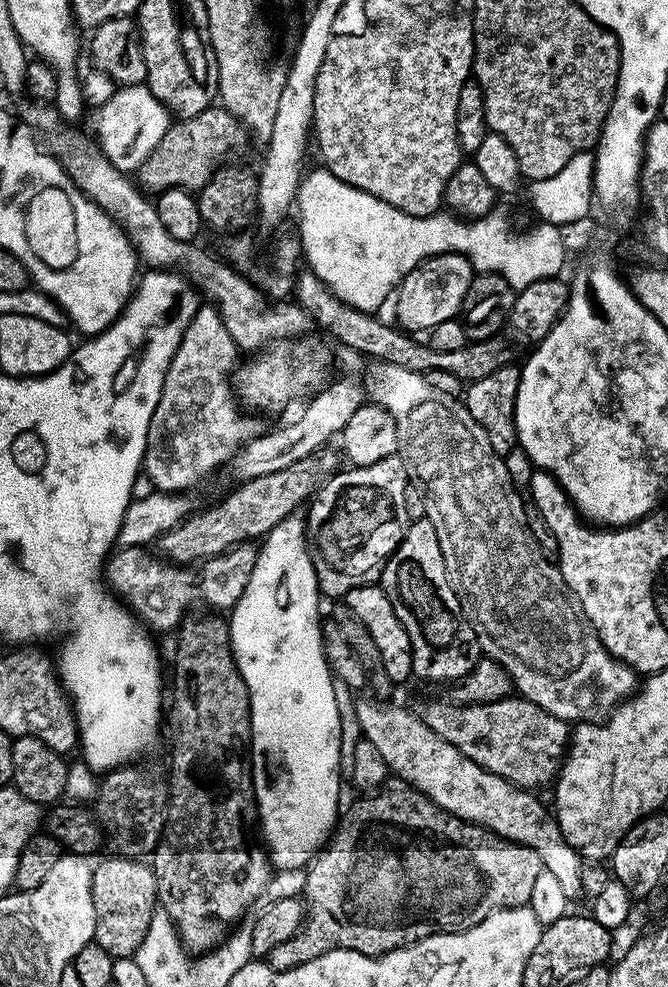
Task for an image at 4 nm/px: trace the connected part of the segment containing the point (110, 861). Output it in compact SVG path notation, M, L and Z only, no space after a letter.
M108 854L105 860L95 861L90 894L94 902L95 944L102 946L102 950L106 950L106 954L110 954L113 958L135 957L136 951L146 936L147 928L151 924L152 913L158 908L156 879L151 867L140 858Z

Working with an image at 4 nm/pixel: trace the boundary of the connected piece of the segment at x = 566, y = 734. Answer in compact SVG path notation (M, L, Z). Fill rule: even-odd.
M523 698L489 704L454 704L444 700L432 700L418 708L420 720L438 738L450 742L463 756L518 788L540 790L536 788L555 781L570 744L570 728L565 721Z

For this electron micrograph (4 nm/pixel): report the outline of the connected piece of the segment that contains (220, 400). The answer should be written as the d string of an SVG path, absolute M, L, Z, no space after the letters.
M202 306L194 314L182 342L166 370L162 394L154 414L150 418L146 450L144 451L143 471L152 482L153 489L166 493L187 493L187 488L200 484L215 468L231 461L241 447L254 436L252 424L240 413L237 393L234 391L234 373L238 368L238 349L230 330L220 317L220 311L214 306Z

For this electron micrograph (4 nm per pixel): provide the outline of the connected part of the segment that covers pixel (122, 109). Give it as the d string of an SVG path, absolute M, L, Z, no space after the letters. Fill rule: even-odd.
M135 84L129 88L117 87L116 93L110 98L110 102L102 105L95 113L95 116L95 141L98 143L99 148L104 151L104 157L119 172L125 174L135 173L142 166L142 162L146 162L146 158L150 158L154 146L158 146L158 142L162 142L162 134L166 134L170 123L170 113L167 106L158 98L154 98L154 94L144 84Z

